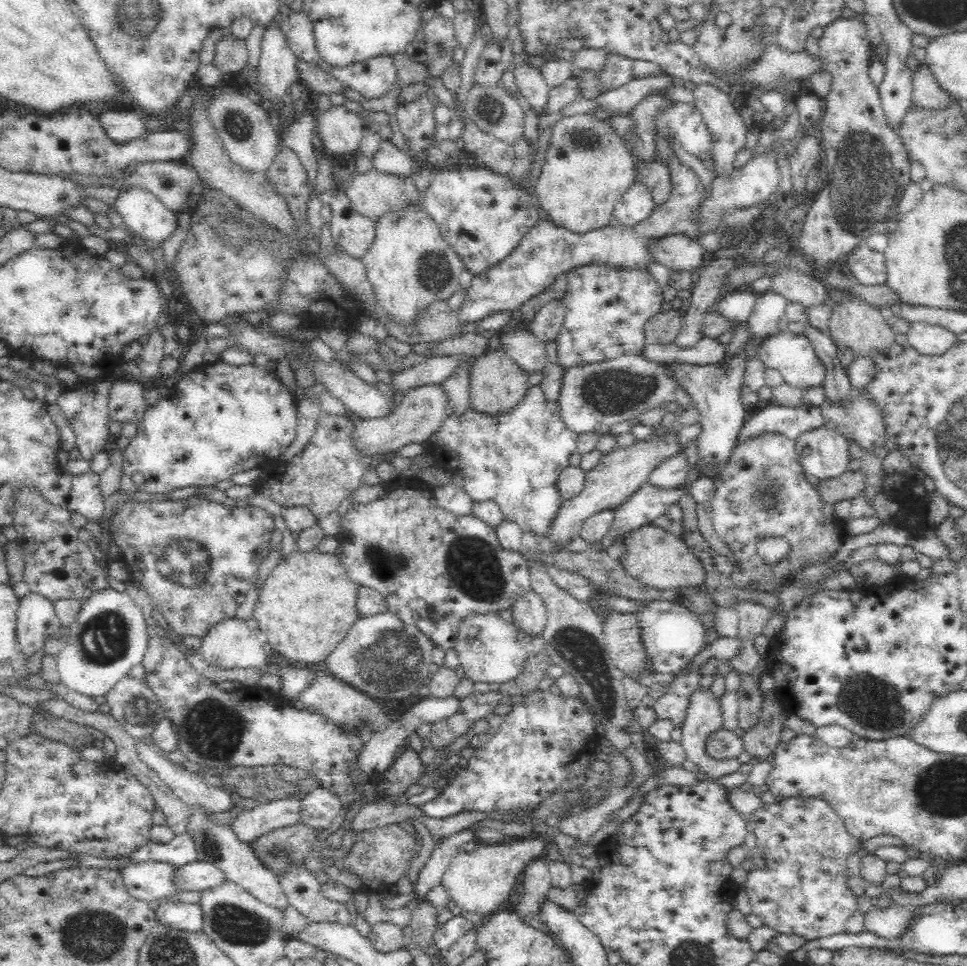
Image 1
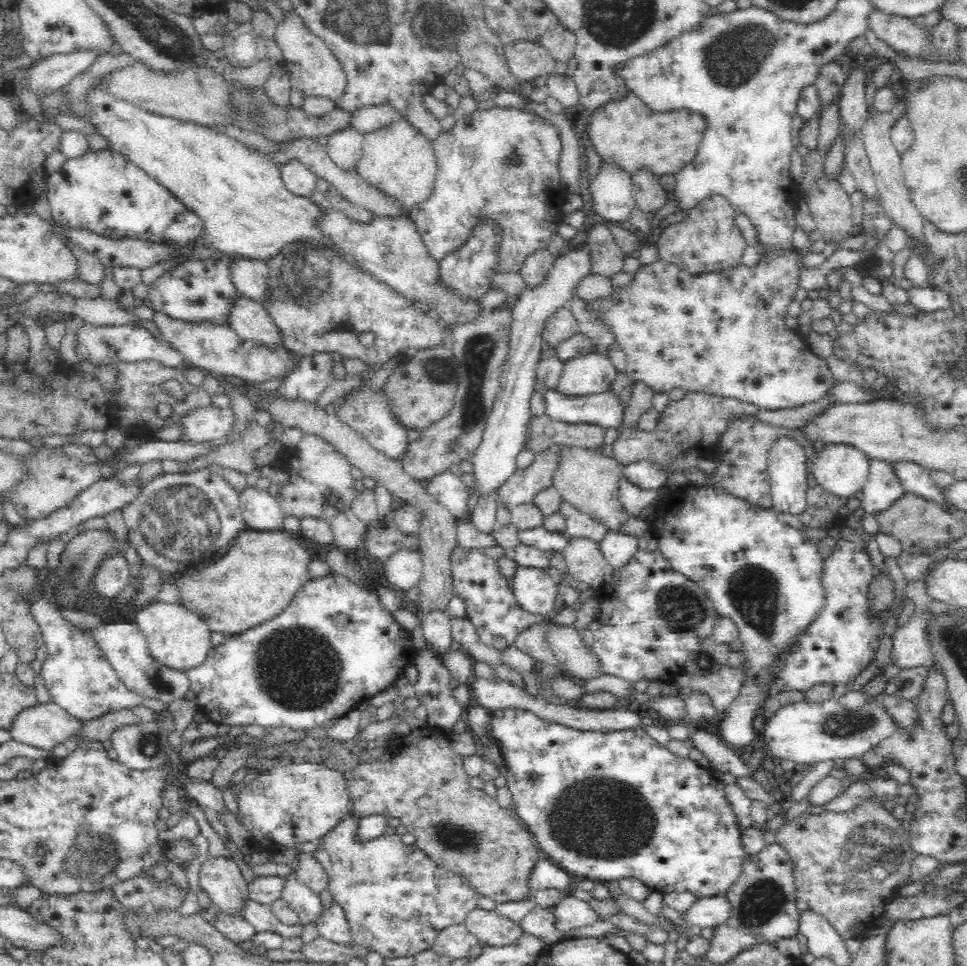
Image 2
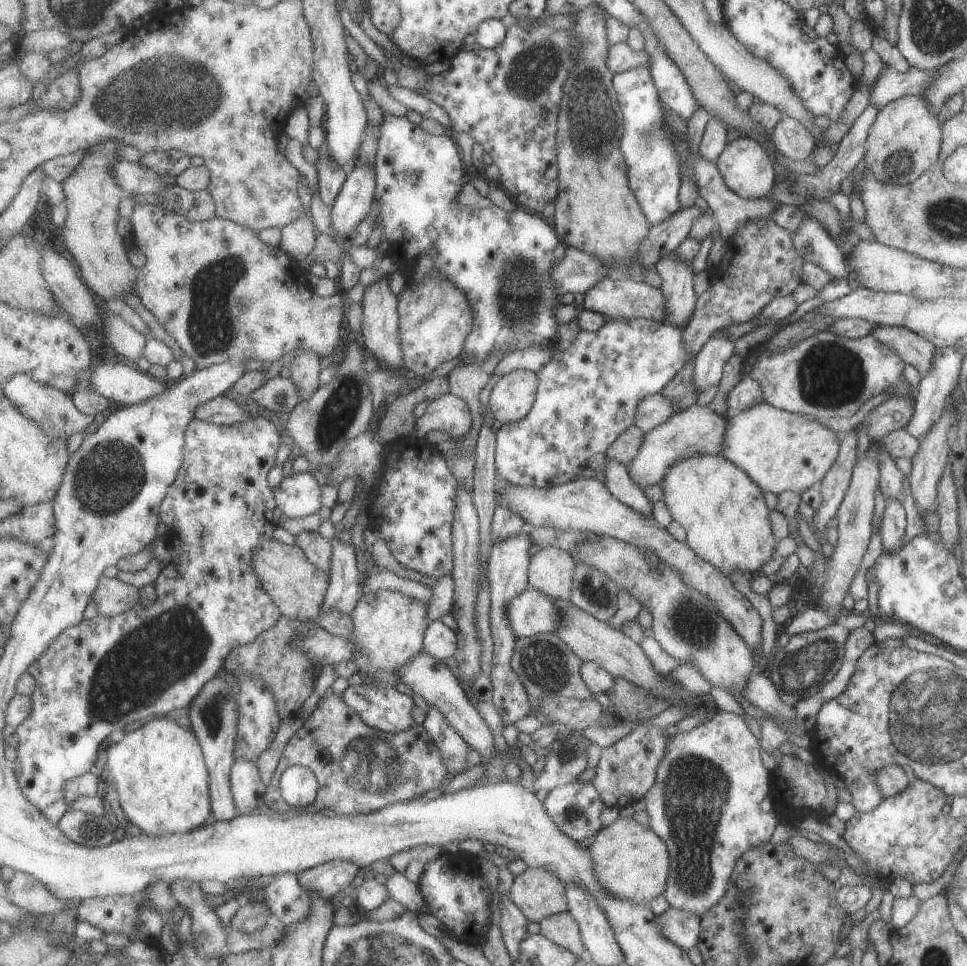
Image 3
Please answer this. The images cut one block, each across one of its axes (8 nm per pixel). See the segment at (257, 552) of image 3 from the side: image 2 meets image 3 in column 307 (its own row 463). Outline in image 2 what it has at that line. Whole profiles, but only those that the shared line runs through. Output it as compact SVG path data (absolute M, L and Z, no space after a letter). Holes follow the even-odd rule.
M560 444L556 450L556 470L553 472L552 486L556 488L563 501L580 509L580 512L603 520L609 530L616 531L628 515L622 511L619 482L623 476L624 465L614 457L606 456L595 448L580 448L579 445Z

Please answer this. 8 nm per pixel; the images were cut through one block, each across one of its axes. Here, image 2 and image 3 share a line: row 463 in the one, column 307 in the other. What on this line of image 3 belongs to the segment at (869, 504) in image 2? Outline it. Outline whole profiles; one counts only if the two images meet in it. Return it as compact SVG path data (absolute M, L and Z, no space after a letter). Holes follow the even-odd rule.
M351 860L331 861L315 868L300 871L297 878L307 890L315 890L325 900L334 900L335 894L342 896L342 890L351 886L361 867Z

